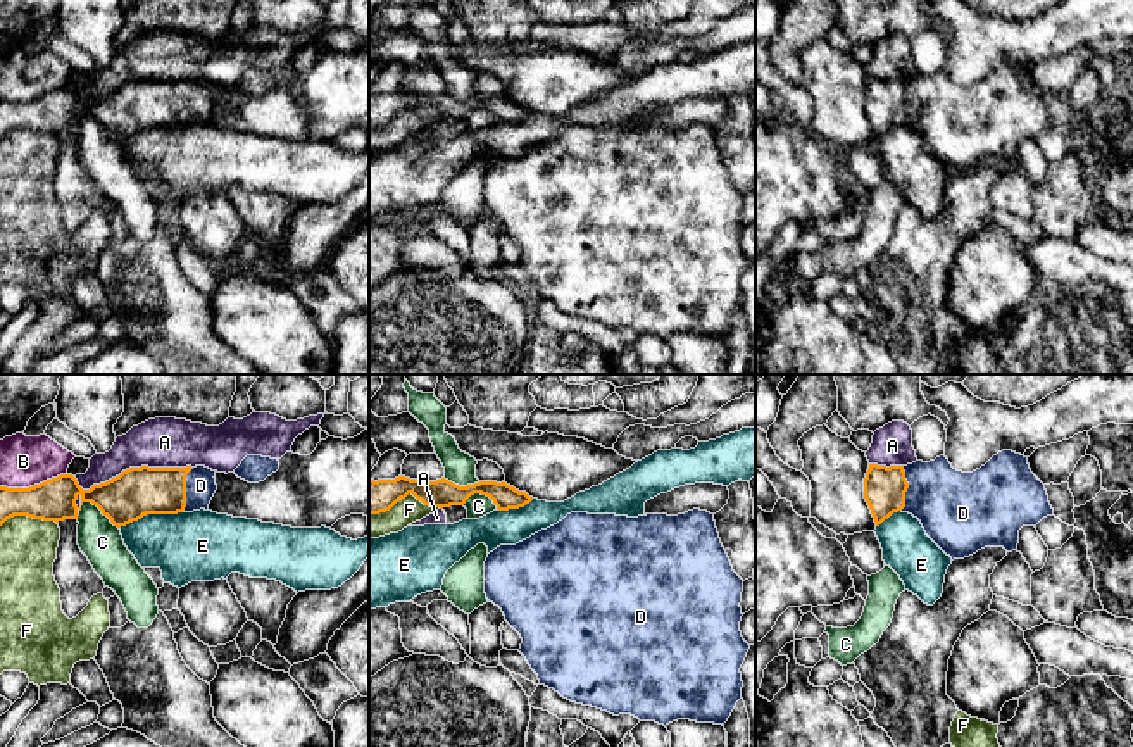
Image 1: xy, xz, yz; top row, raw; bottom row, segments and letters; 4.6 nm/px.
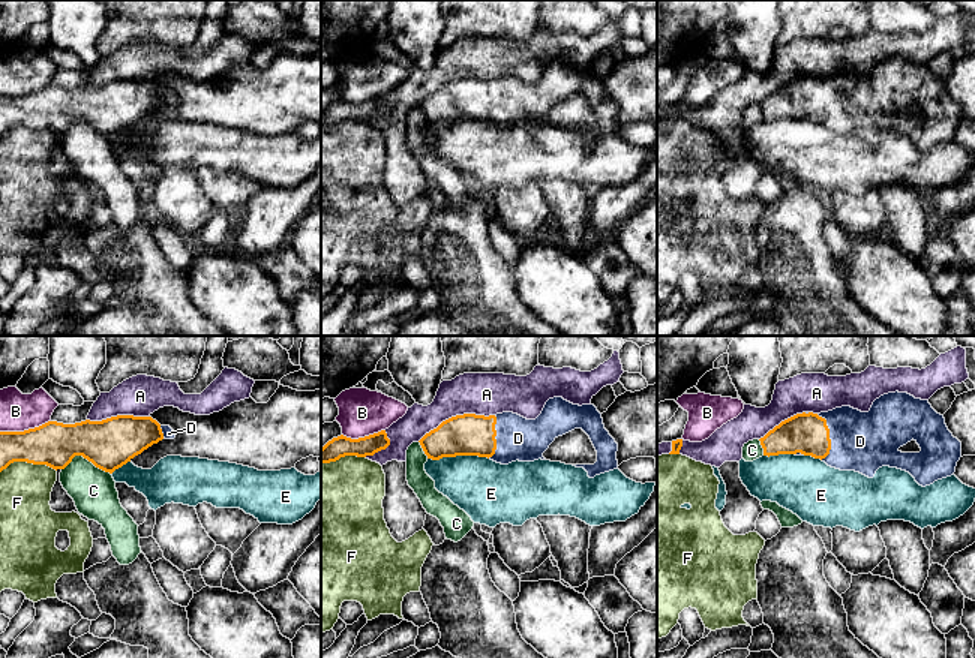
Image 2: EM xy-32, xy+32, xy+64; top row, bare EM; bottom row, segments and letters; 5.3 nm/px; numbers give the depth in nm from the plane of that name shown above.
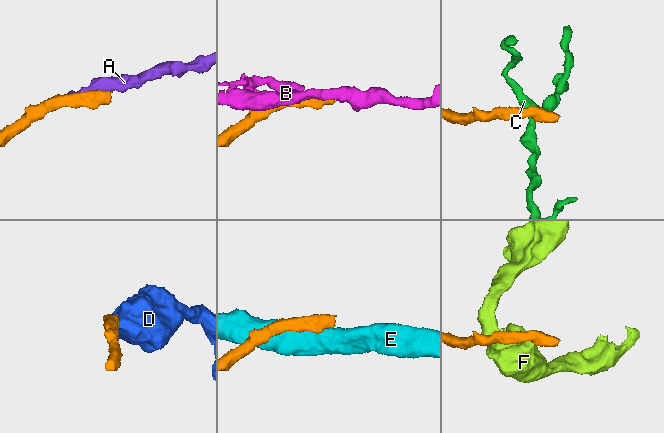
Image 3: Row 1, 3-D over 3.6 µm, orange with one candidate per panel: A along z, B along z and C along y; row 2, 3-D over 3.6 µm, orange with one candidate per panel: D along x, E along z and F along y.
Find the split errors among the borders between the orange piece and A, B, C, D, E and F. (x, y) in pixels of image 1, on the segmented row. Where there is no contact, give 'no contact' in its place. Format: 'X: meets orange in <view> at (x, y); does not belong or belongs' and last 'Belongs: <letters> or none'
A: meets orange in xy at (131, 468); does not belong
B: meets orange in xy at (35, 485); does not belong
C: meets orange in xy at (100, 509); does not belong
D: meets orange in xy at (185, 490); belongs
E: meets orange in xy at (150, 513); does not belong
F: meets orange in xz at (404, 497); does not belong
Belongs: D

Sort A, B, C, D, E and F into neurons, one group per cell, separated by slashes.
A / B / C / D / E / F

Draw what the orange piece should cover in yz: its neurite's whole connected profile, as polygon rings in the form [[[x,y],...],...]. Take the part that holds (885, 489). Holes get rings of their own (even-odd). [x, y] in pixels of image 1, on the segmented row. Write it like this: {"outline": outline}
{"outline": [[[1012,450],[998,452],[973,473],[954,469],[945,454],[907,466],[869,464],[864,499],[876,526],[893,512],[909,512],[952,561],[985,547],[1017,550],[1023,526],[1054,516],[1028,457]]]}

